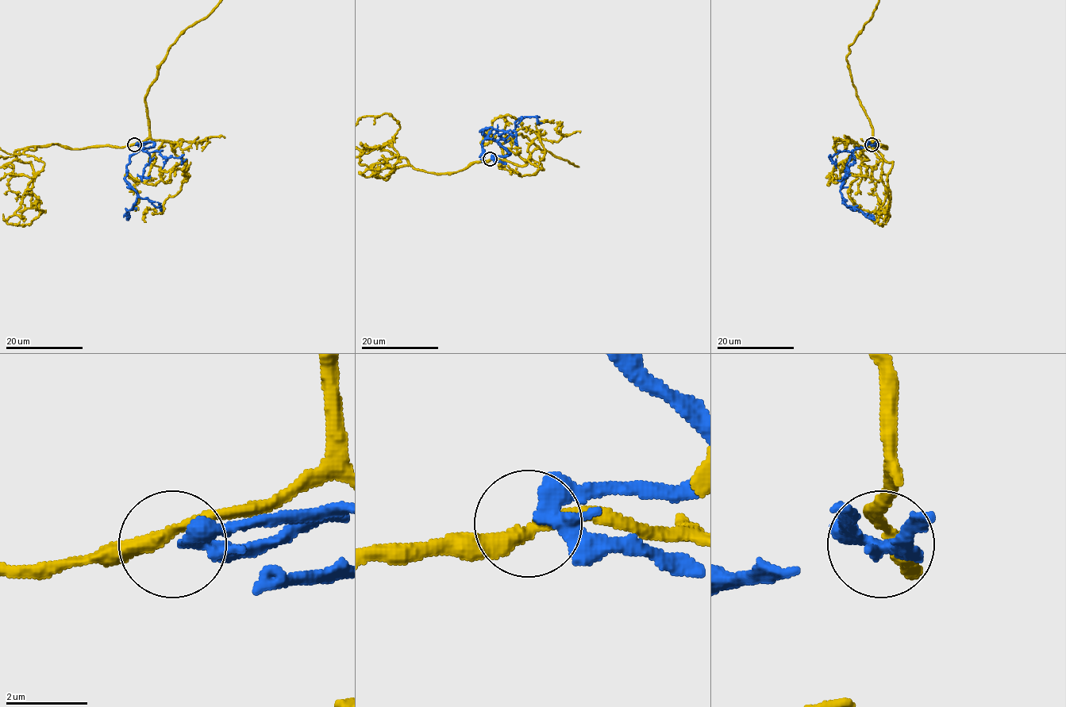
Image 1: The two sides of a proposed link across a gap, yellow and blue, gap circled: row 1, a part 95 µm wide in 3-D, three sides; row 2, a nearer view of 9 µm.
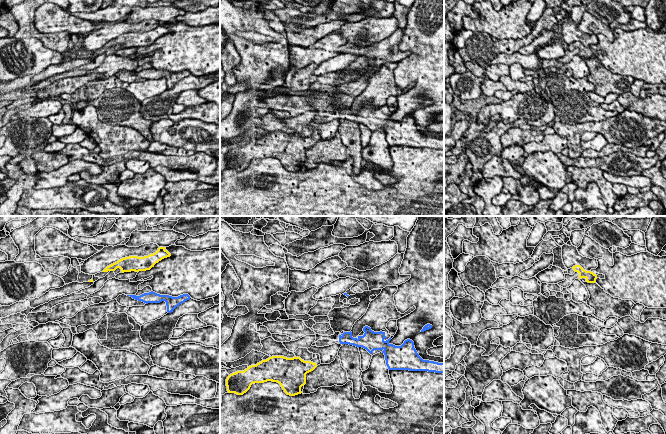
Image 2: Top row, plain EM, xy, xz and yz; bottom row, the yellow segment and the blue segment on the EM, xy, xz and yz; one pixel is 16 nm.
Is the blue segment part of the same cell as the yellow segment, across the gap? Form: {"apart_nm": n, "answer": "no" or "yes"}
{"apart_nm": 340, "answer": "no"}

